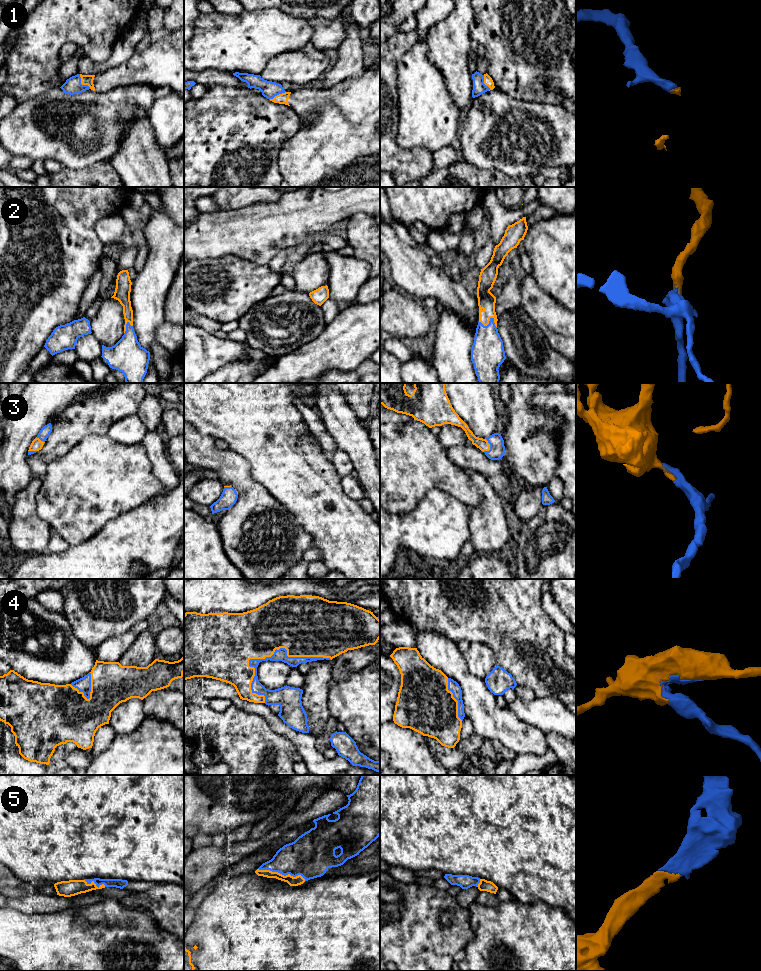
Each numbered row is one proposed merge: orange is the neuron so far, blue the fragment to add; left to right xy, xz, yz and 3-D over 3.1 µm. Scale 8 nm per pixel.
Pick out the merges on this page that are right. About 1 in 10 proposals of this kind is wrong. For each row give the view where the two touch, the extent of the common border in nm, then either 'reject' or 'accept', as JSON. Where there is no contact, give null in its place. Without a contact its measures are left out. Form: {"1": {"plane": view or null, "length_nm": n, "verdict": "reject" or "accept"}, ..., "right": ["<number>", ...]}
{"1": {"plane": "xy", "length_nm": 150, "verdict": "accept"}, "2": {"plane": "yz", "length_nm": 150, "verdict": "accept"}, "3": {"plane": "yz", "length_nm": 110, "verdict": "accept"}, "4": {"plane": "xz", "length_nm": 700, "verdict": "accept"}, "5": {"plane": "xz", "length_nm": 400, "verdict": "accept"}, "right": ["1", "2", "3", "4", "5"]}

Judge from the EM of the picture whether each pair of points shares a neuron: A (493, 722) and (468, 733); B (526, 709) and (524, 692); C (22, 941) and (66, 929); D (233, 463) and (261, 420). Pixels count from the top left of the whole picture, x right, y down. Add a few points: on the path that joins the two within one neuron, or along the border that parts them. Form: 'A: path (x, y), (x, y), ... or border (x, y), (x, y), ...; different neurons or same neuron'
A: border (465, 715), (471, 722), (476, 738); different neurons
B: border (517, 695), (526, 700), (534, 699); different neurons
C: path (33, 941), (55, 940); same neuron
D: border (228, 448), (238, 453), (249, 464), (252, 474); different neurons

